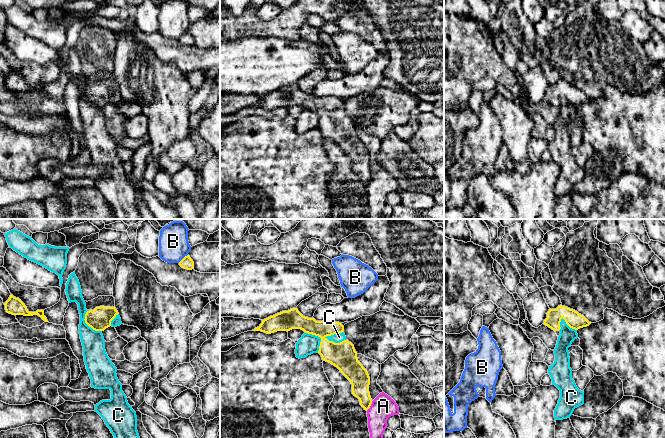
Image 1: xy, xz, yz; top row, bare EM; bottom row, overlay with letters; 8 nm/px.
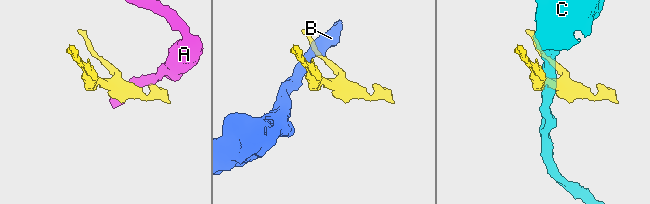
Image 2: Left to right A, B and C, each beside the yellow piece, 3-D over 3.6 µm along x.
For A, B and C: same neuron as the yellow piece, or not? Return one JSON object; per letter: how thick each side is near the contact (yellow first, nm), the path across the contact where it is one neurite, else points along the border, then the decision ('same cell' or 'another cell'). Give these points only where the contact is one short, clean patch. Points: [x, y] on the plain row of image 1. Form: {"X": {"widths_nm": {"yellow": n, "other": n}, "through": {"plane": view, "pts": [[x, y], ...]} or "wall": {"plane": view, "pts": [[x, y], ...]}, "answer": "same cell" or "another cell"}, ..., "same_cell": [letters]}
{"A": {"widths_nm": {"yellow": 160, "other": 190}, "wall": {"plane": "xz", "pts": [[372, 177], [366, 186]]}, "answer": "another cell"}, "B": {"widths_nm": {"yellow": 100, "other": 240}, "wall": {"plane": "xy", "pts": [[187, 30], [178, 38]]}, "answer": "another cell"}, "C": {"widths_nm": {"yellow": 220, "other": 80}, "wall": {"plane": "xz", "pts": [[324, 113], [335, 118], [345, 116]]}, "answer": "another cell"}, "same_cell": []}

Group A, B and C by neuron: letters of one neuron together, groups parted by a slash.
A / B / C

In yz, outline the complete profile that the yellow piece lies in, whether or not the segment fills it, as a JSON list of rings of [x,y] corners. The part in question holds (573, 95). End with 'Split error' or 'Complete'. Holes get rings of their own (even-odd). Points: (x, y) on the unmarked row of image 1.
[[[562,81],[558,82],[556,85],[549,85],[547,94],[544,96],[543,100],[554,107],[559,107],[561,105],[560,98],[562,94],[570,104],[575,106],[587,103],[591,100],[591,98],[577,87]]]. Complete

